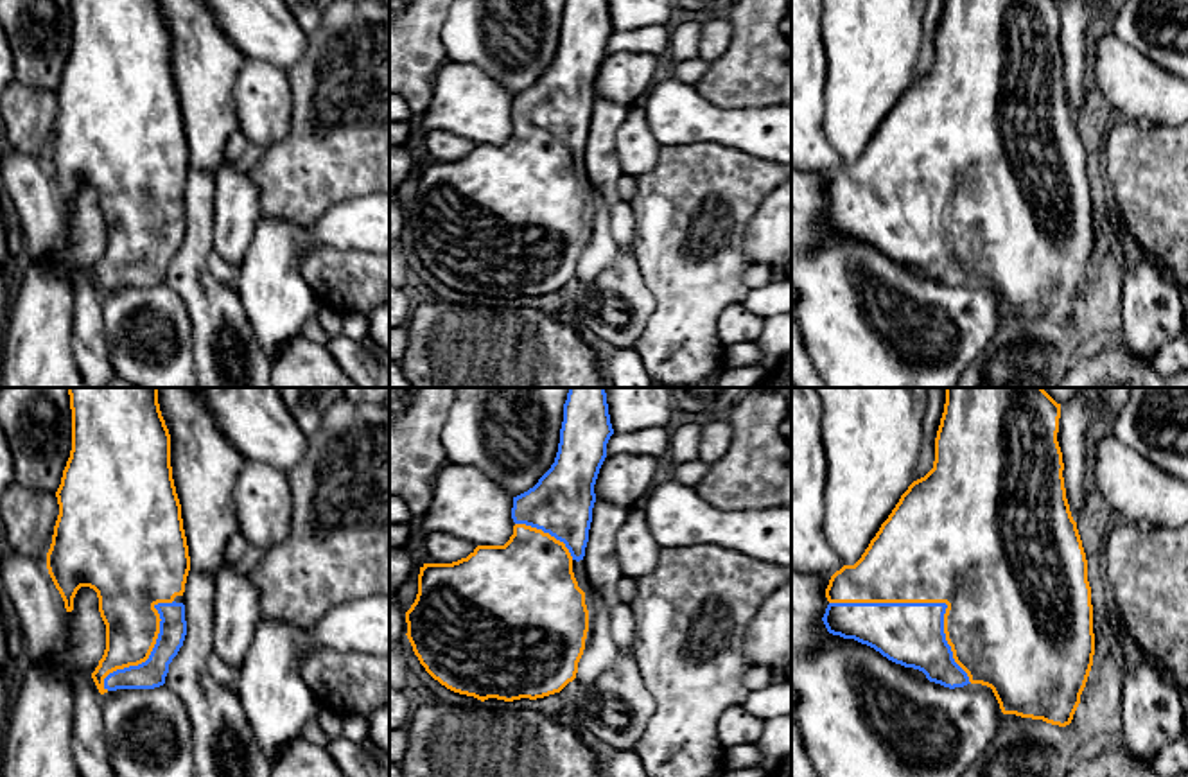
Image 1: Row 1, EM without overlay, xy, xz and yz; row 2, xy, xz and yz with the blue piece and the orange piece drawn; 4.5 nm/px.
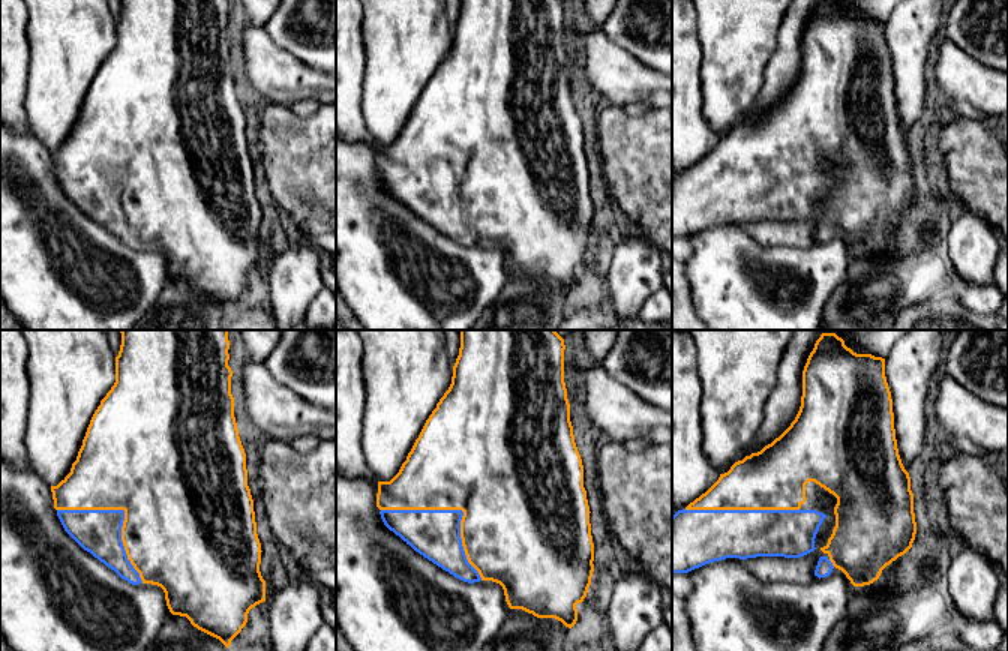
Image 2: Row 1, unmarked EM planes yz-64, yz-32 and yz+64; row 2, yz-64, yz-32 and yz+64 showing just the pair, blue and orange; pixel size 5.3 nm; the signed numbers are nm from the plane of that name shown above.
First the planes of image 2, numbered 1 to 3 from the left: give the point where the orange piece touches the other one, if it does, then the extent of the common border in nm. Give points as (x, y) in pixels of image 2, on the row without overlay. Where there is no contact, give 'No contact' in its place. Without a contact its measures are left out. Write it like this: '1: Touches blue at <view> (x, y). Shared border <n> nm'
1: Touches blue at yz-64 (123, 179). Shared border 600 nm
2: Touches blue at yz-32 (456, 174). Shared border 650 nm
3: Touches blue at yz+64 (741, 174). Shared border 600 nm

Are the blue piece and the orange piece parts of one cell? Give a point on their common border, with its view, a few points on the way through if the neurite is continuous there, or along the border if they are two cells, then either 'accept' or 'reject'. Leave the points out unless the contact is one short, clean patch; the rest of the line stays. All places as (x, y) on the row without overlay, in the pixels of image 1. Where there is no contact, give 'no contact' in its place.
meets blue in yz at (926, 201); accept

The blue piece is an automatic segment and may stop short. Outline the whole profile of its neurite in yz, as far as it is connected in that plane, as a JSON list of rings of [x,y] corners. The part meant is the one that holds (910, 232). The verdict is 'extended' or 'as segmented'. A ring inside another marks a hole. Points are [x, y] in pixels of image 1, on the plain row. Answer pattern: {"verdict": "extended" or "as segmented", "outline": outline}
{"verdict": "extended", "outline": [[[946,0],[935,36],[933,66],[908,84],[861,156],[831,174],[825,187],[829,203],[822,215],[827,230],[867,242],[888,258],[919,267],[930,280],[944,285],[987,284],[1003,312],[1043,318],[1059,325],[1070,323],[1093,264],[1095,231],[1088,158],[1064,86],[1064,61],[1057,39],[1059,16],[1061,2],[1057,0]]]}

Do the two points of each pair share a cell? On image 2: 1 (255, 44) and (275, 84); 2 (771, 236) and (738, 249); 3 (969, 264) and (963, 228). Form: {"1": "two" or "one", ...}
{"1": "one", "2": "two", "3": "one"}

